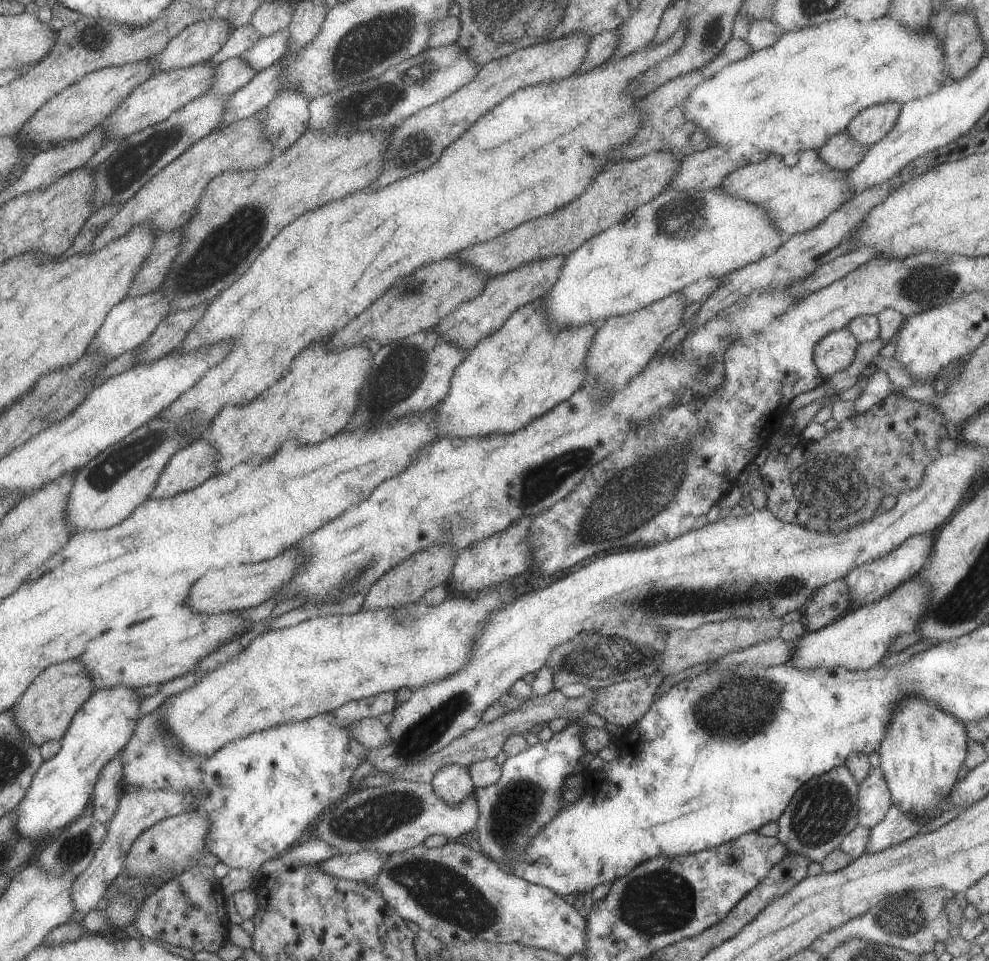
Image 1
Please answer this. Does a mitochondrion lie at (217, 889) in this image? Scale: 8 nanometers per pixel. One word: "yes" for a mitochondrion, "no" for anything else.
no

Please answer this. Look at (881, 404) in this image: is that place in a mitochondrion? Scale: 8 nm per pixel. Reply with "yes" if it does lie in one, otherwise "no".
no

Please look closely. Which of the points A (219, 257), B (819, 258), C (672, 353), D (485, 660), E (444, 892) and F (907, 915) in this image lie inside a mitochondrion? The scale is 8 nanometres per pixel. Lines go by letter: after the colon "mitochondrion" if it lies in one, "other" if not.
A: mitochondrion
B: other
C: other
D: other
E: mitochondrion
F: mitochondrion

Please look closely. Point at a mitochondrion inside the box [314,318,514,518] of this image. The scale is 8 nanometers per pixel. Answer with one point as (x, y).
(400, 377)

